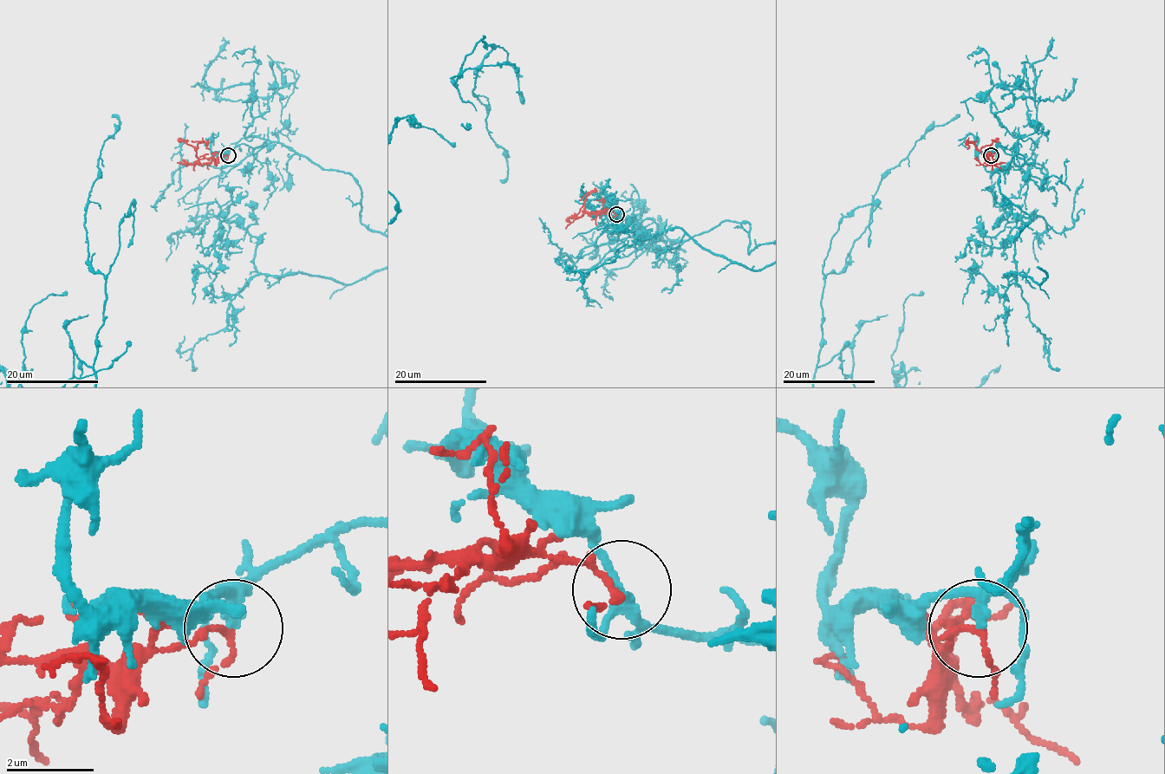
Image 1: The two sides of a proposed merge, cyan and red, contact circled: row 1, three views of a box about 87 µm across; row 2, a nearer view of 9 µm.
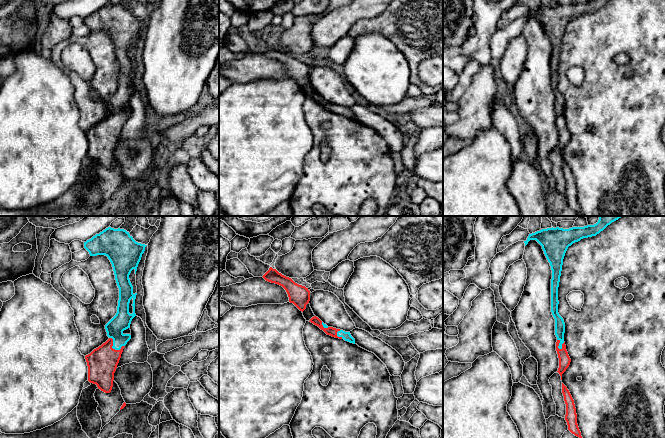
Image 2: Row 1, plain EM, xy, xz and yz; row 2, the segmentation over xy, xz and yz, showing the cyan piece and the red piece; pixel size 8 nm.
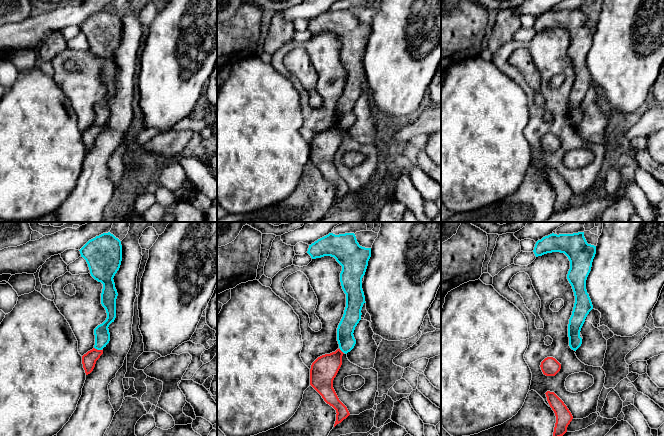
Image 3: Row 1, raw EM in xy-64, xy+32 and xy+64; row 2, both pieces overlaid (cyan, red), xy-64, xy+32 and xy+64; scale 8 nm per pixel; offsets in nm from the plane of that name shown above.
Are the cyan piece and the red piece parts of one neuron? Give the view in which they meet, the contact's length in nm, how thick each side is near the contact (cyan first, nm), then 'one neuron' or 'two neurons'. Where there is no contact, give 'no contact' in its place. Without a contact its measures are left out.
contact in xy; length 150 nm; calibres 150 and 240 nm; one neuron

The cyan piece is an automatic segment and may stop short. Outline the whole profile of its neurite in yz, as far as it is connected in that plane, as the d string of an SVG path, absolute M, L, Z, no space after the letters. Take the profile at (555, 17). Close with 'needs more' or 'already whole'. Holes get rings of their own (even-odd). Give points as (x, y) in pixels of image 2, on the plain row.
M594 0L584 3L547 4L529 10L525 22L530 16L536 16L544 27L552 46L551 55L551 88L555 95L555 111L557 113L556 127L559 134L558 149L561 152L569 143L571 135L564 118L565 99L558 89L558 63L562 47L563 35L569 22L583 14L596 12L610 0Z; needs more

